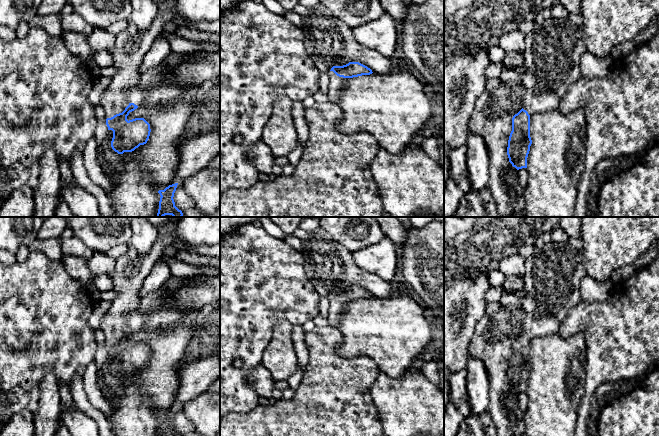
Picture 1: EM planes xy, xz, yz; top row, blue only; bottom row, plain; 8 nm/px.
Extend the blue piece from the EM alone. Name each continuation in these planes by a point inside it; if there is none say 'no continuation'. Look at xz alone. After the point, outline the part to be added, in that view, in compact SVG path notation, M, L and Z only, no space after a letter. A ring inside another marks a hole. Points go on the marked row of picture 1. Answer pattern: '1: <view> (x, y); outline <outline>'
1: xz (336, 83); outline M329 71L329 88L327 92L328 101L338 104L340 93L343 89L345 78L337 76L333 71Z

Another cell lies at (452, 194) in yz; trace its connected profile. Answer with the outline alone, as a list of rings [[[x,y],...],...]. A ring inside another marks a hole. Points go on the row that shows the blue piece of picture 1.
[[[452,178],[444,183],[444,217],[452,217],[464,196]]]

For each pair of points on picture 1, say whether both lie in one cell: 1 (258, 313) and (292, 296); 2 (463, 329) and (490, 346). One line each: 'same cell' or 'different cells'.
1: same cell
2: different cells

